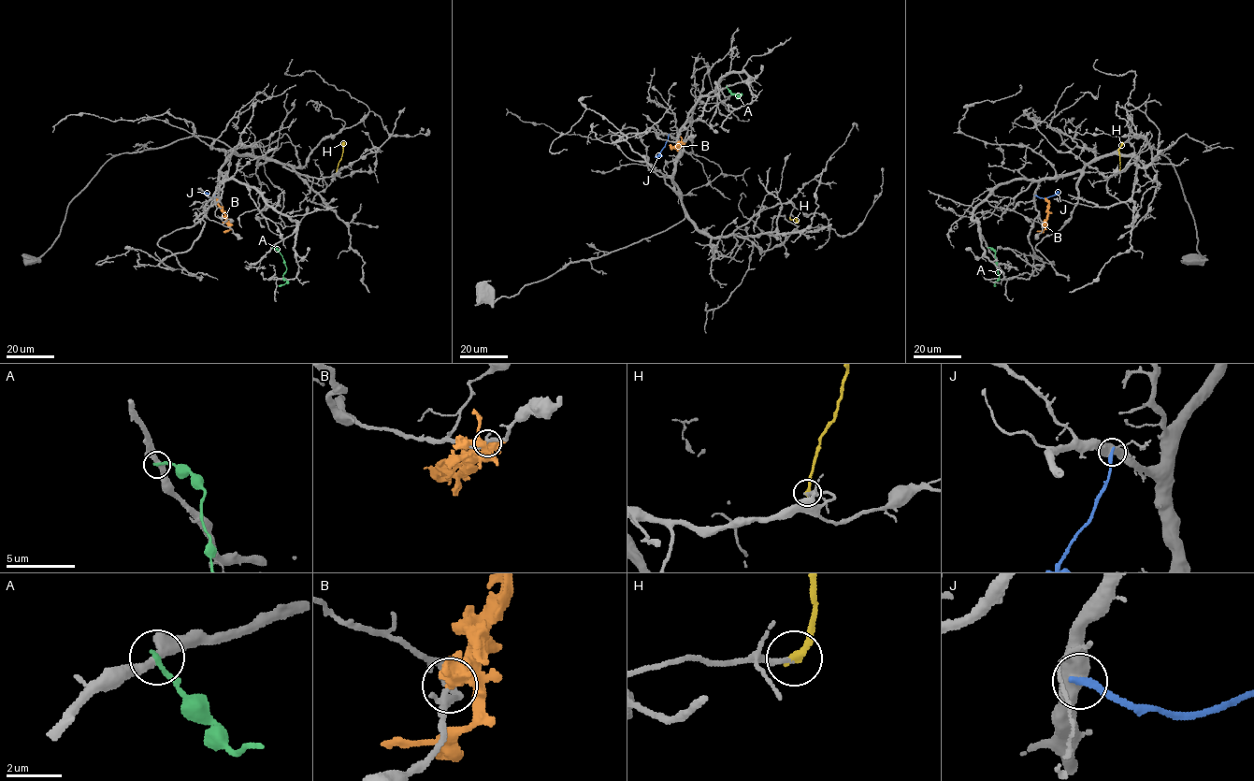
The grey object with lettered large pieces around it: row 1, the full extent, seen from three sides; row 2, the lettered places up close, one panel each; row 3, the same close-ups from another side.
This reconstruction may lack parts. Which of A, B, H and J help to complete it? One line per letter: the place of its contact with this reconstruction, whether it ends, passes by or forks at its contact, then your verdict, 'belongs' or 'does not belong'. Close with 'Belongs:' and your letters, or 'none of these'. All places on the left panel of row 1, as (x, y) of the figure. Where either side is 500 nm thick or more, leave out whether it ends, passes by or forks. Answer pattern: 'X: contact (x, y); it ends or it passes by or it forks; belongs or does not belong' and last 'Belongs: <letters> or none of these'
A: contact (273, 247); it ends; does not belong
B: contact (229, 226); it forks; does not belong
H: contact (336, 172); it ends; does not belong
J: contact (215, 195); it ends; does not belong
Belongs: none of these

